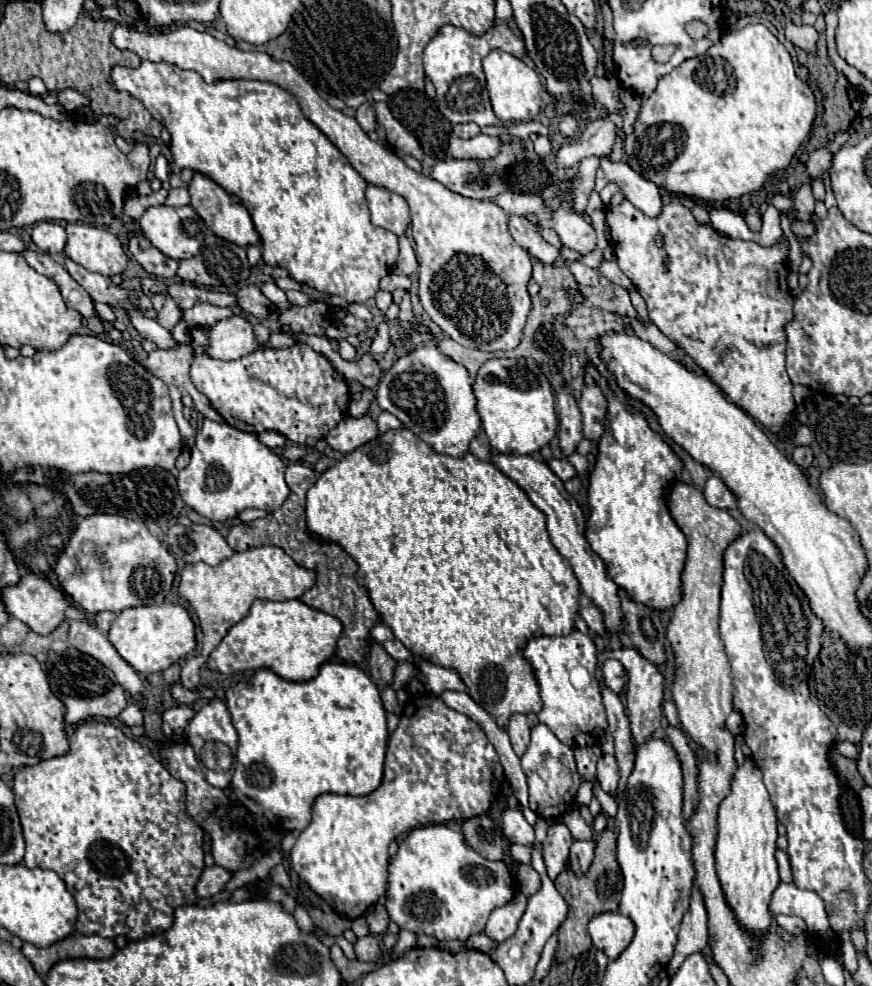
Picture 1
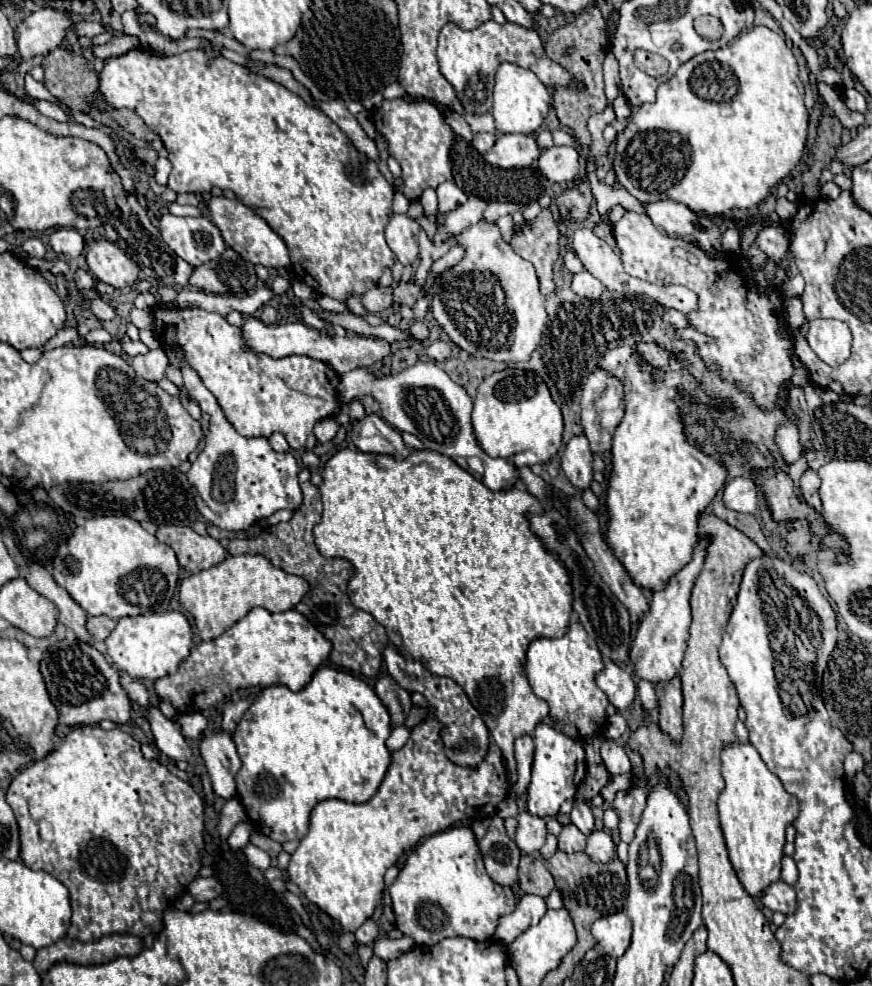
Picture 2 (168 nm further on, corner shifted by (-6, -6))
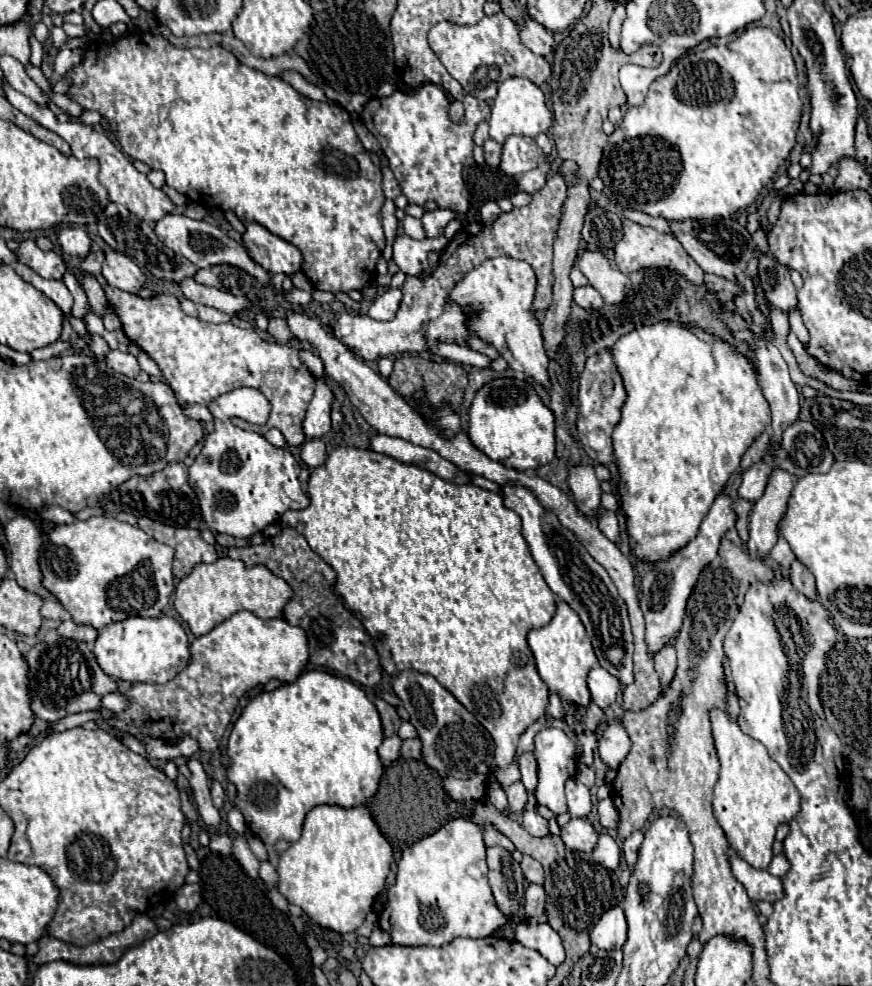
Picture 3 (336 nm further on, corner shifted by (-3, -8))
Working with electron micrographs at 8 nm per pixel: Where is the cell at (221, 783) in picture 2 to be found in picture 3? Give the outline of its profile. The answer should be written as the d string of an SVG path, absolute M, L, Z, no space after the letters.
M216 778L212 780L212 786L210 786L210 790L212 790L212 800L214 800L214 806L216 806L216 808L222 808L226 794L224 794L224 788L222 788L222 784L220 784Z

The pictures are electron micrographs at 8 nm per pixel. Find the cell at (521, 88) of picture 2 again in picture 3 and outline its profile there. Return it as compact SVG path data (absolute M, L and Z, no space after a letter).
M508 78L498 86L498 96L494 98L490 114L490 138L496 142L504 142L510 134L522 134L522 136L538 136L540 132L548 132L552 124L552 114L546 108L544 92L530 82L528 78Z

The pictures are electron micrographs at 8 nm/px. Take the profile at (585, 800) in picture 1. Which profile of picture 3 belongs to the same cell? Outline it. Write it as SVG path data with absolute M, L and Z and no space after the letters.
M634 830L628 838L622 840L622 854L624 854L630 870L632 870L634 862L636 862L636 854L638 854L638 848L640 848L642 838L644 838L644 832L642 830Z

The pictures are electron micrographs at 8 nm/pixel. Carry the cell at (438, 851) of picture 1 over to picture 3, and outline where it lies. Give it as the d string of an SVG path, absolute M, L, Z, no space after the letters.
M456 818L442 826L436 834L422 838L416 846L402 852L396 872L396 884L388 890L388 902L380 918L380 928L392 936L400 946L444 946L458 936L486 938L508 922L502 910L496 906L492 890L486 880L486 846L482 842L480 828L464 818Z

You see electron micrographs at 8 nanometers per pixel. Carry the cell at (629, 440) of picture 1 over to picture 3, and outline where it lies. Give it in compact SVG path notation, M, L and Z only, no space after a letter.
M658 322L656 326L642 326L640 330L626 334L624 338L620 338L614 344L612 360L622 376L624 388L628 392L628 400L622 406L622 420L618 422L618 426L612 432L614 458L618 464L618 472L620 472L620 482L618 482L620 508L626 516L626 534L634 542L634 550L632 550L634 556L646 564L654 564L660 560L668 560L672 554L676 554L684 546L688 546L688 542L692 542L692 538L696 538L696 534L700 530L700 522L704 520L704 516L710 510L716 496L724 490L724 484L728 482L730 474L736 472L736 468L740 466L742 454L748 450L748 446L754 442L754 438L760 436L764 432L764 428L770 424L770 408L758 388L756 370L752 368L752 364L744 356L736 354L726 342L722 342L716 336L704 334L696 326L680 326L680 322Z

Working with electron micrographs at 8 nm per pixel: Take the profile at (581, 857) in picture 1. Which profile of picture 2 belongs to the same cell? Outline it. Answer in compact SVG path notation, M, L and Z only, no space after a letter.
M593 830L593 832L589 834L585 852L587 852L587 856L591 856L591 860L595 860L595 862L611 862L611 860L615 858L615 842L613 842L613 838L611 838L609 832Z

